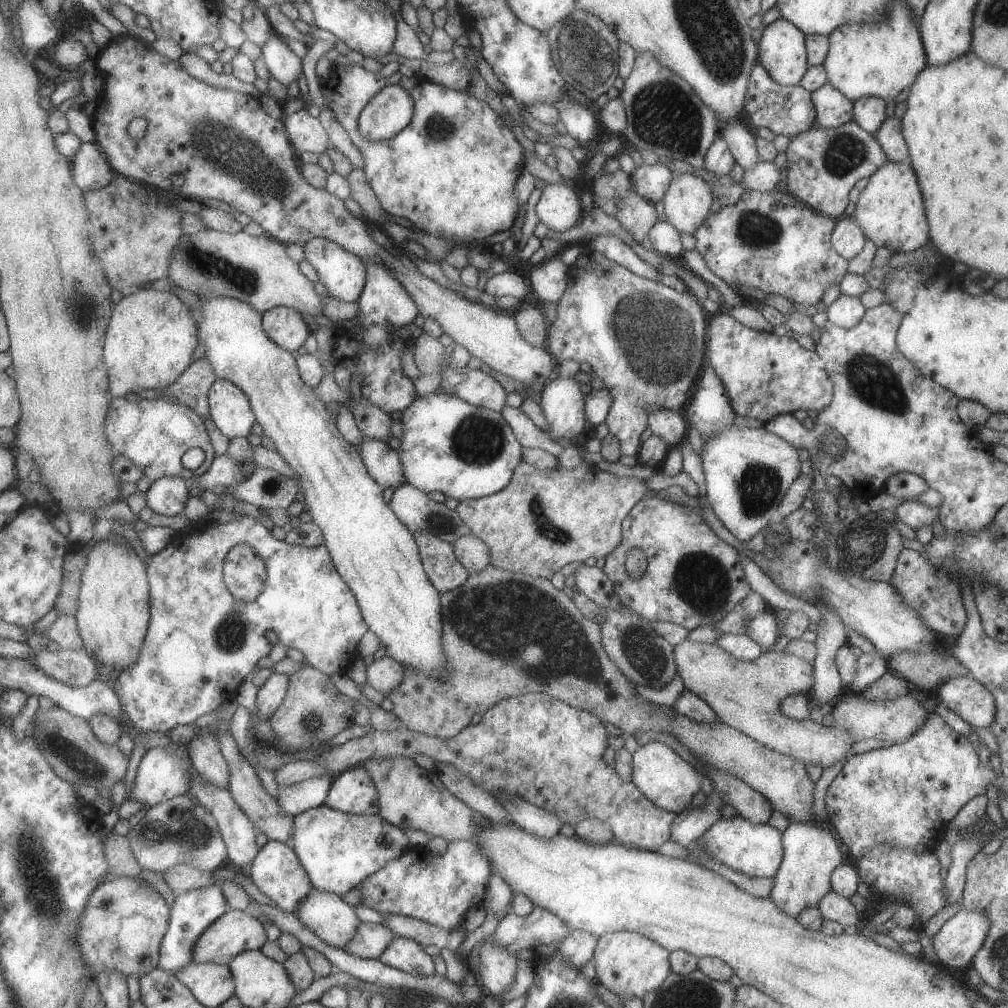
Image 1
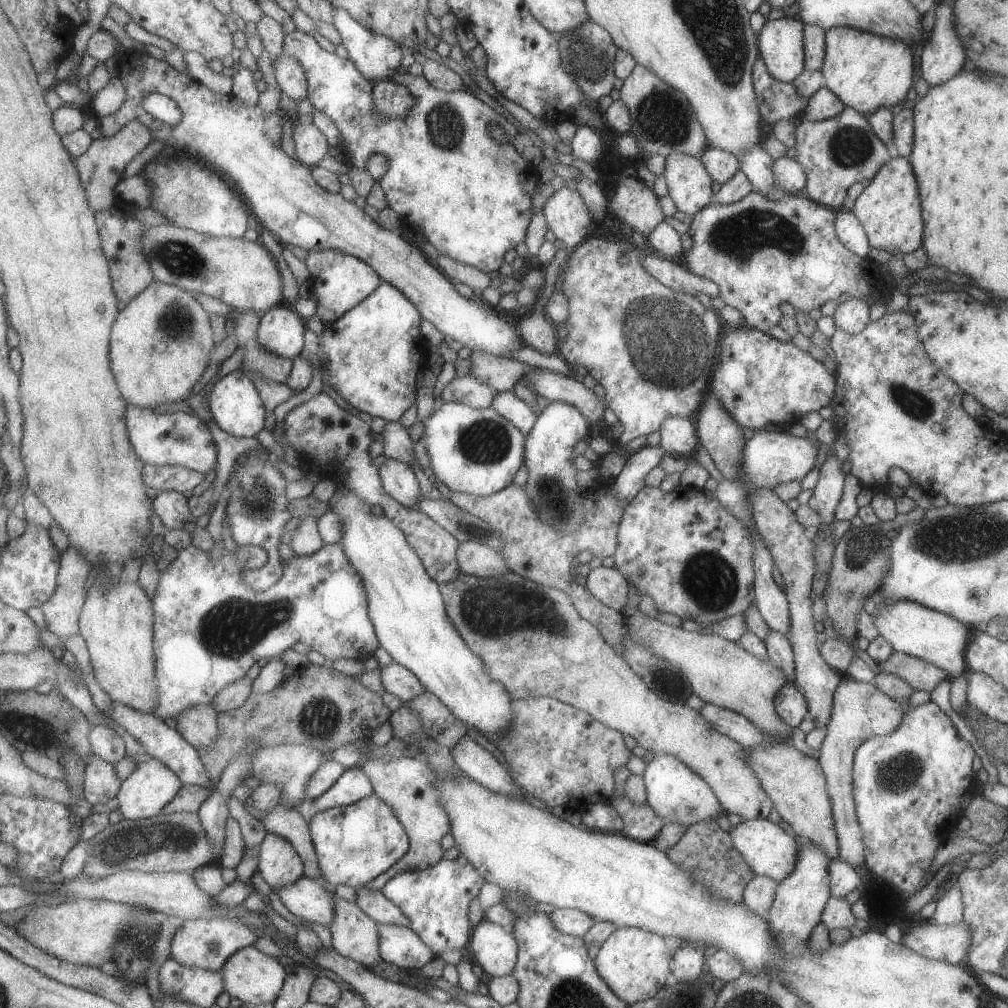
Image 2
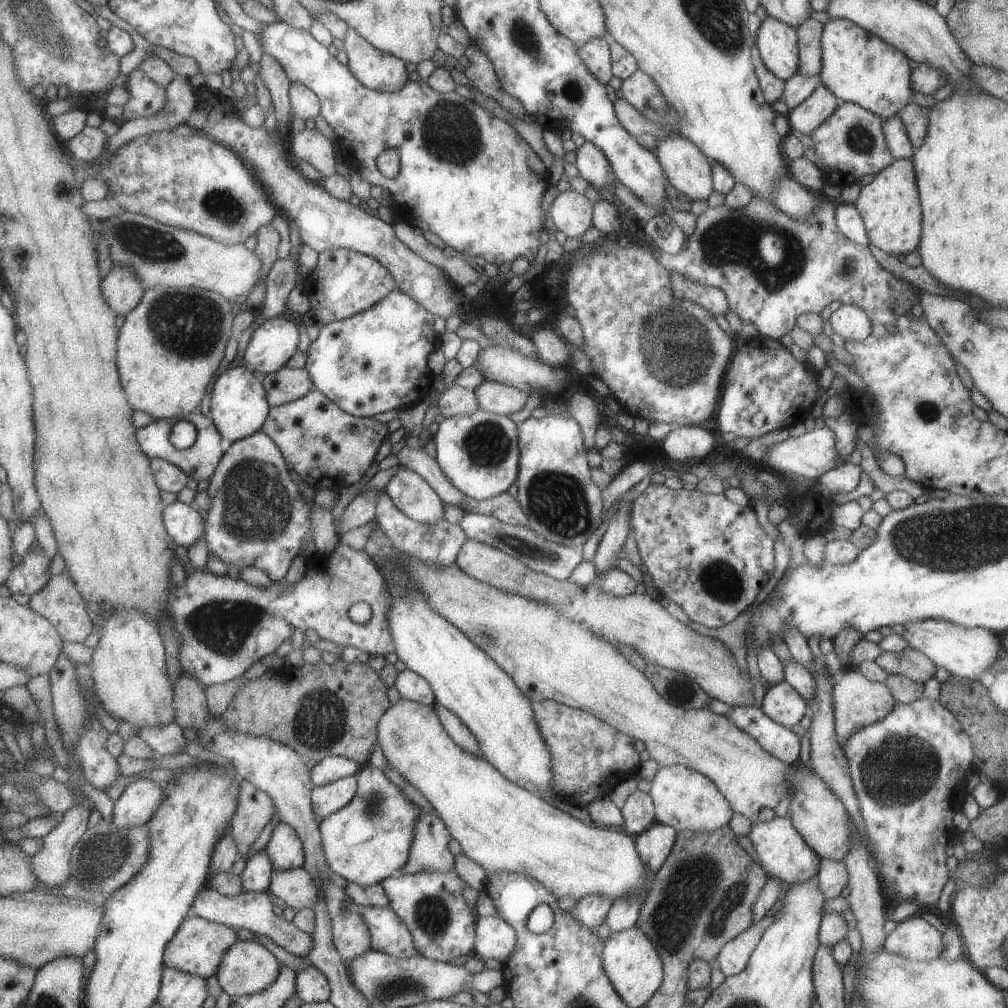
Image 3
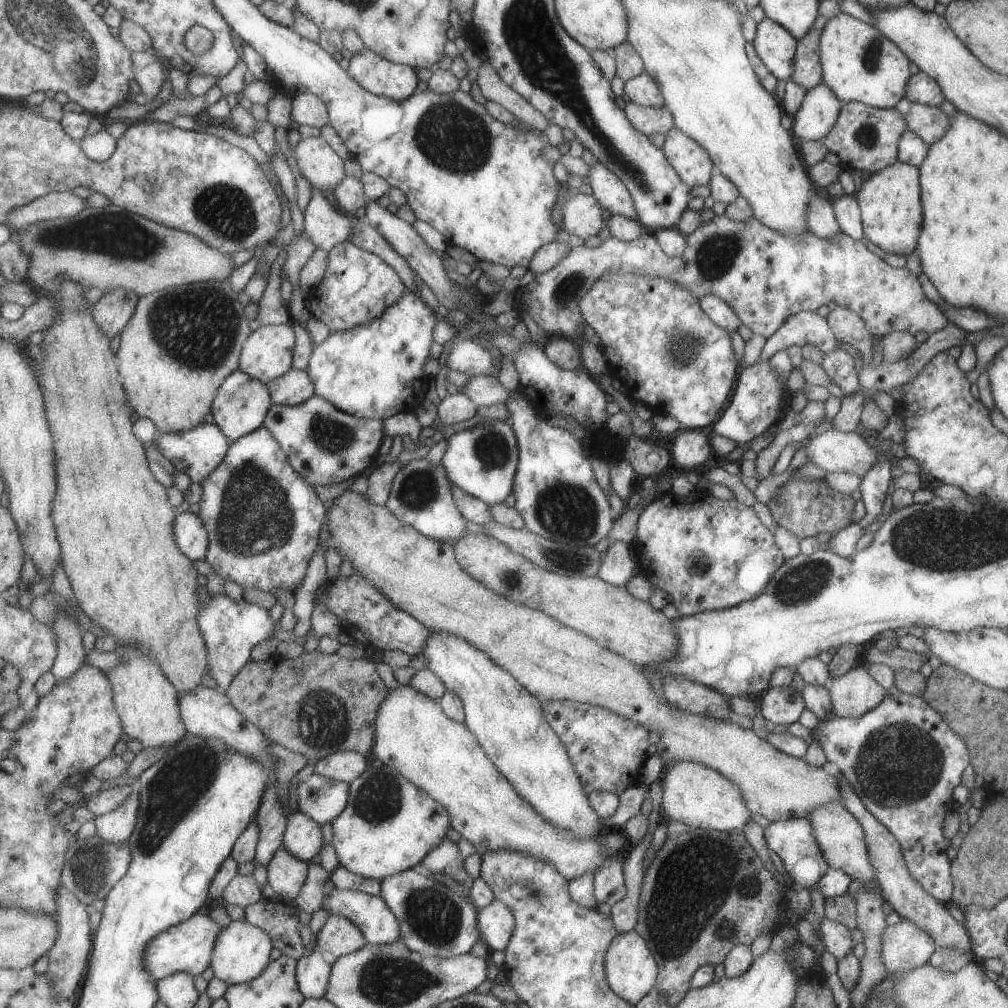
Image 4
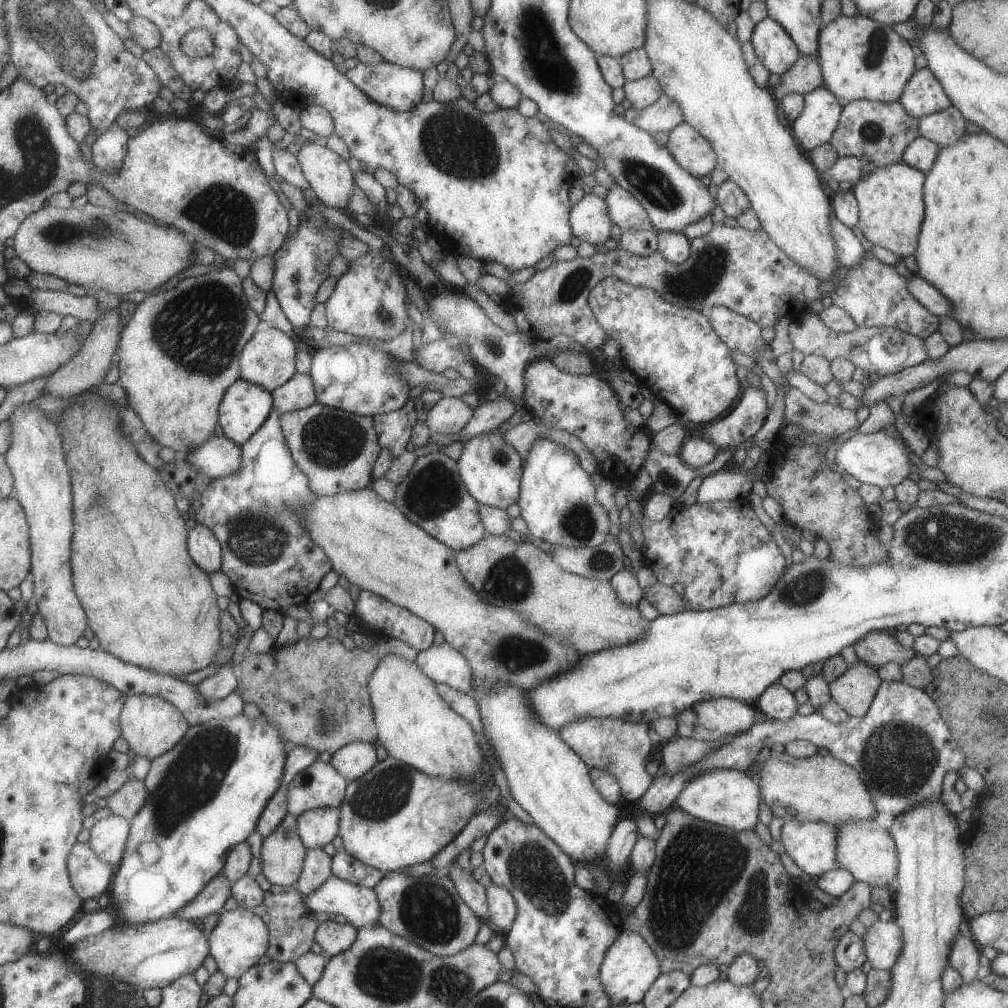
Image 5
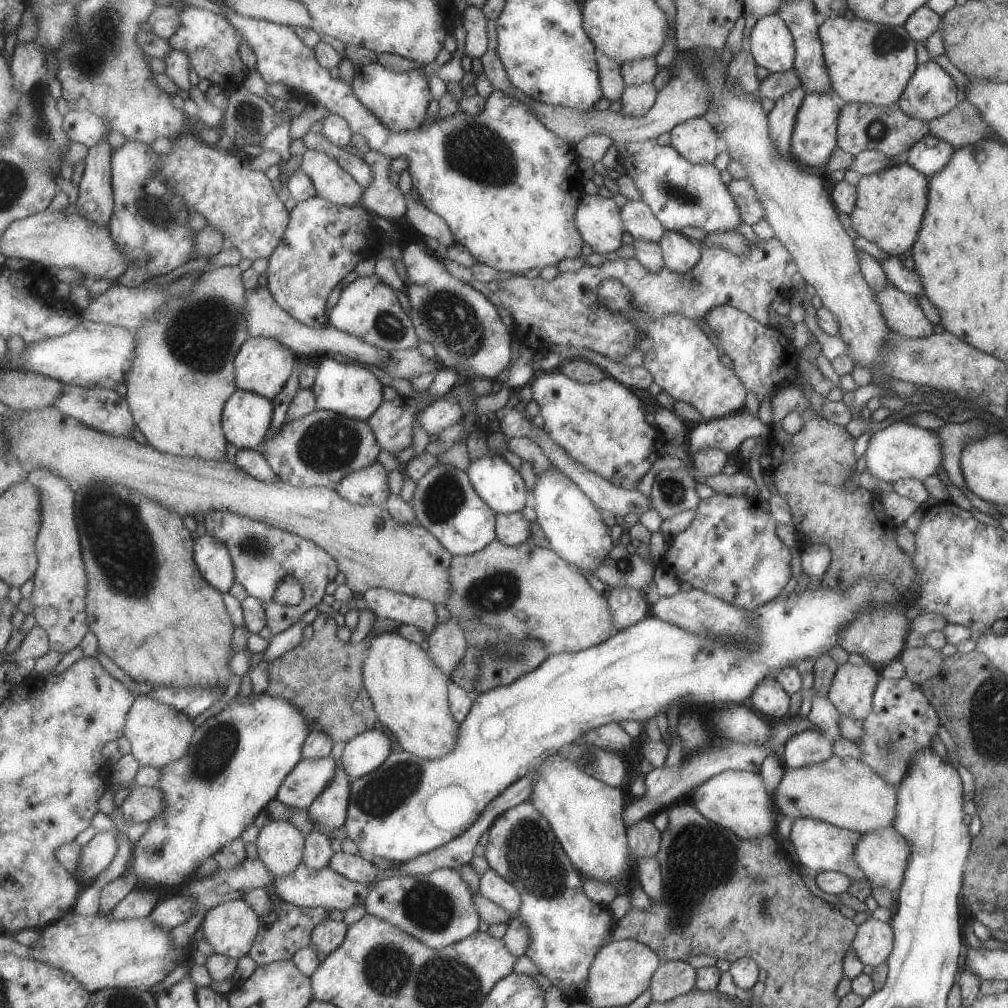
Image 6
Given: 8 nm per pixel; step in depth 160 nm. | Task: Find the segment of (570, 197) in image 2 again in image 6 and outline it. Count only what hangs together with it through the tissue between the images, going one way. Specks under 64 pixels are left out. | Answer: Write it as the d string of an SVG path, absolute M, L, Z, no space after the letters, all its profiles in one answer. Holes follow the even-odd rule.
M583 194L578 202L574 221L582 241L603 255L621 246L624 228L620 208L612 199Z

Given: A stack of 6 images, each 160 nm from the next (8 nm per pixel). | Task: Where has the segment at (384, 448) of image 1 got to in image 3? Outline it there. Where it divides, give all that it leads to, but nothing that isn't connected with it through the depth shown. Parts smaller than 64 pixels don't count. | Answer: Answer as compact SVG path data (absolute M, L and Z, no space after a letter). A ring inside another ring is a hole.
M398 469L384 487L397 510L423 524L435 524L443 517L443 502L419 474Z

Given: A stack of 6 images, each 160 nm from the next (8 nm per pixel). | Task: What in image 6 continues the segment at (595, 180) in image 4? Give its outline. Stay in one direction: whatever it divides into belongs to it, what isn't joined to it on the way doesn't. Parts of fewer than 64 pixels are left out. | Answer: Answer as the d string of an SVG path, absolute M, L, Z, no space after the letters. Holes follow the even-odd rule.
M627 200L620 208L620 215L624 230L629 232L633 239L657 243L665 231L643 200Z

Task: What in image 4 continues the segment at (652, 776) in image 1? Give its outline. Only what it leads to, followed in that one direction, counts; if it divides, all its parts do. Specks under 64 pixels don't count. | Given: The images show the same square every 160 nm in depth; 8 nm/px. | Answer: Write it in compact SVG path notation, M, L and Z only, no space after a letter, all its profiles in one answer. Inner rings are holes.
M677 761L673 766L665 767L659 781L663 786L661 810L667 814L667 818L691 828L740 830L752 816L738 786L707 765Z

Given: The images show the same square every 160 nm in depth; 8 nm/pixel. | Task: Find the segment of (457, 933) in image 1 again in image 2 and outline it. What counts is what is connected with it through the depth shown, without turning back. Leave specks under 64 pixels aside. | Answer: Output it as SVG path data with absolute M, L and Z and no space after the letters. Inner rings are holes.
M362 886L356 889L356 895L356 906L376 924L409 928L409 920L405 918L400 908L389 902L379 890L367 890Z

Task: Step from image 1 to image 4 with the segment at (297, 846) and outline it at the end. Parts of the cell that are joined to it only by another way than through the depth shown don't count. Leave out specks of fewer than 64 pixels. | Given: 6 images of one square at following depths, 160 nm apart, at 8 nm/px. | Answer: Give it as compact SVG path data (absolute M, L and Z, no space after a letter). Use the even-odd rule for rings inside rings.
M387 765L380 768L369 767L355 780L348 783L348 802L345 810L333 822L333 841L339 864L363 878L380 881L407 869L419 868L426 854L443 842L450 818L446 808L418 789L398 770Z

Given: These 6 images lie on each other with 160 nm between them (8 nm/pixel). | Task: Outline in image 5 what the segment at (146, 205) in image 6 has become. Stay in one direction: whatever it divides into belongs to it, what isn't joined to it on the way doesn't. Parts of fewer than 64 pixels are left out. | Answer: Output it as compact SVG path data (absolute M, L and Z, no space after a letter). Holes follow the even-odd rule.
M113 122L113 126L92 144L92 160L101 170L119 172L127 158L129 140L129 134Z

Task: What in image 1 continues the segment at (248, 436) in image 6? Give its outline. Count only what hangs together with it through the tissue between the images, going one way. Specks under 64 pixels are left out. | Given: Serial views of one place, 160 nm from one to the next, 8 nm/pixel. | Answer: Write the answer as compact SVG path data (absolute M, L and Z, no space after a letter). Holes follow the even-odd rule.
M218 379L209 392L211 419L229 440L247 438L257 423L251 400L239 386Z

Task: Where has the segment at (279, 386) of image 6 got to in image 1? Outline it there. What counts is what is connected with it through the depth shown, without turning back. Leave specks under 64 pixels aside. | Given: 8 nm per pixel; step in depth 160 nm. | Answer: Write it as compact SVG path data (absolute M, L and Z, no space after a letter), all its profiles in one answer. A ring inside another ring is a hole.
M277 306L264 314L264 328L279 346L295 352L311 336L311 328L300 311L287 306Z

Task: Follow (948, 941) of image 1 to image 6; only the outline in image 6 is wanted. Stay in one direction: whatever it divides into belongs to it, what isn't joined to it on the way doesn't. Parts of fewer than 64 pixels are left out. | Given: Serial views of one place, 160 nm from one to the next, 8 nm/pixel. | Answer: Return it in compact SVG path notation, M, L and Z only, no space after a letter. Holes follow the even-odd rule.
M869 915L869 918L856 925L850 949L863 965L876 967L886 962L892 949L892 928L889 921L879 921Z

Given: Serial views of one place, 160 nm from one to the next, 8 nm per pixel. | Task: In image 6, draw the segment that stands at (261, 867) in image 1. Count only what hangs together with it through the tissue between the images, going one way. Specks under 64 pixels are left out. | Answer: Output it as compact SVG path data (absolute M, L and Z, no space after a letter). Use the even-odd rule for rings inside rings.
M340 759L337 760L337 764L336 777L333 777L332 784L308 808L323 833L340 829L347 820L347 808L351 800L351 780Z

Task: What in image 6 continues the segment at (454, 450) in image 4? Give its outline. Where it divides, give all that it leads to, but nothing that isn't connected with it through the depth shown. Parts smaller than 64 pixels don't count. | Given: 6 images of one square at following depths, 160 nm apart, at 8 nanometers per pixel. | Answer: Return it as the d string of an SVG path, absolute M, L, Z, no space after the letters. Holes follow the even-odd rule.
M501 456L473 460L466 473L473 490L495 515L520 512L529 504L521 476Z

